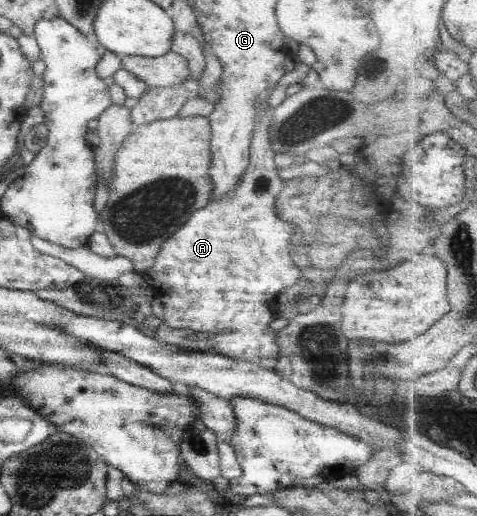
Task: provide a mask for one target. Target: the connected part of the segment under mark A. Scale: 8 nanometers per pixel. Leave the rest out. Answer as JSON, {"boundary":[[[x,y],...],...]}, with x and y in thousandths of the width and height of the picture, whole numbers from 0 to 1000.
{"boundary":[[[558,198],[541,203],[541,223],[530,244],[526,271],[520,287],[520,324],[516,331],[509,331],[505,347],[497,351],[497,362],[484,368],[484,374],[472,376],[472,386],[459,386],[451,393],[434,393],[430,401],[405,409],[400,421],[384,432],[379,440],[363,450],[338,475],[331,479],[327,496],[323,498],[321,510],[296,531],[300,543],[308,548],[308,554],[317,558],[321,576],[329,578],[329,583],[338,587],[342,603],[342,626],[354,634],[354,638],[382,638],[407,641],[409,645],[421,645],[436,653],[436,674],[434,680],[451,684],[455,688],[468,688],[468,692],[482,692],[497,700],[514,700],[553,711],[556,715],[568,717],[570,711],[587,702],[583,688],[583,669],[579,663],[581,647],[564,636],[564,624],[572,622],[579,614],[581,587],[579,578],[583,570],[597,564],[600,558],[616,554],[618,547],[627,539],[635,539],[637,527],[633,527],[606,498],[608,484],[608,459],[616,452],[614,436],[606,430],[591,428],[585,421],[577,419],[574,390],[579,376],[589,370],[593,351],[581,341],[577,316],[572,314],[572,289],[564,283],[564,258],[562,242],[566,240],[568,209],[560,205]]]}

